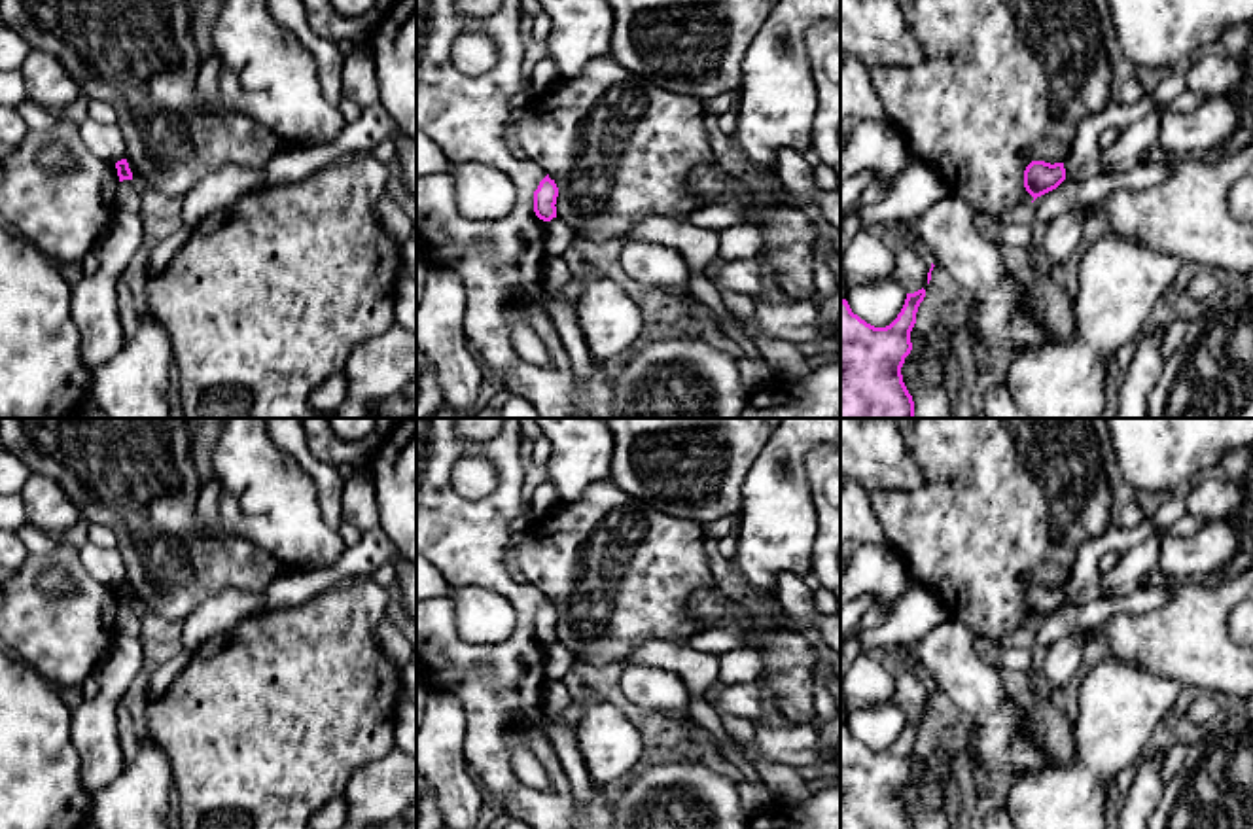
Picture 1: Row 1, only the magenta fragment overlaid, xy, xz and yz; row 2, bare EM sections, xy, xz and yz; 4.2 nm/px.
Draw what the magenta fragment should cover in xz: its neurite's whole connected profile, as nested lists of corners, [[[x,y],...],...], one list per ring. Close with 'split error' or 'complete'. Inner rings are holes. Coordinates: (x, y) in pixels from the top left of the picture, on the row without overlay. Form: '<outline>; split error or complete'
[[[547,598],[534,615],[534,636],[539,644],[551,645],[553,642],[556,642],[556,621],[558,611]]]; complete

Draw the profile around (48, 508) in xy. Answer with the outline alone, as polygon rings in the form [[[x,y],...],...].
[[[30,473],[19,496],[26,522],[55,539],[62,539],[83,519],[61,485],[45,475]]]

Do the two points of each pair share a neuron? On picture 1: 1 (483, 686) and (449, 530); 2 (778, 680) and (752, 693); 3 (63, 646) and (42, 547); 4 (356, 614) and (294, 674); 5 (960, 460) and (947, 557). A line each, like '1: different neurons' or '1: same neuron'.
1: same neuron
2: different neurons
3: different neurons
4: same neuron
5: same neuron

